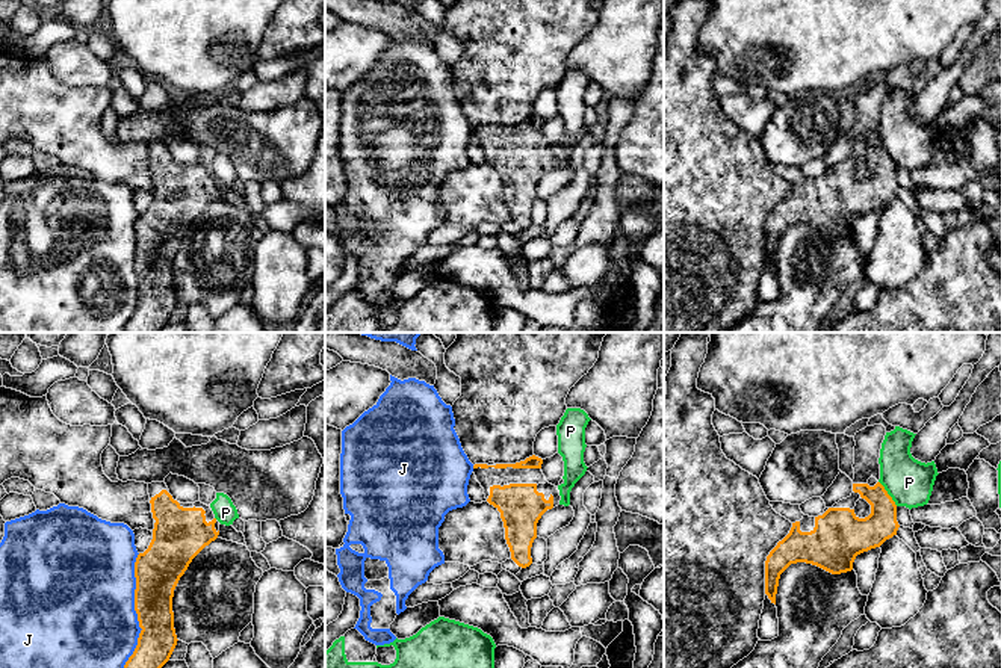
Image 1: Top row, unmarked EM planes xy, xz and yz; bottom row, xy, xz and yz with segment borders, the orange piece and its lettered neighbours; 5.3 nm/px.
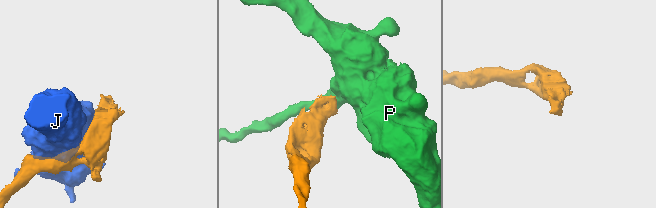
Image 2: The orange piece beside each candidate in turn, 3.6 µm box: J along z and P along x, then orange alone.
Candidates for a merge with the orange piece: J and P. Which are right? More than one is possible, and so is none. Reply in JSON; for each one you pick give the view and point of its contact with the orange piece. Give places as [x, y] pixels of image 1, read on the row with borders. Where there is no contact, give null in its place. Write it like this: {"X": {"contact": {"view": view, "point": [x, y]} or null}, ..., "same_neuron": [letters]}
{"same_neuron": []}

